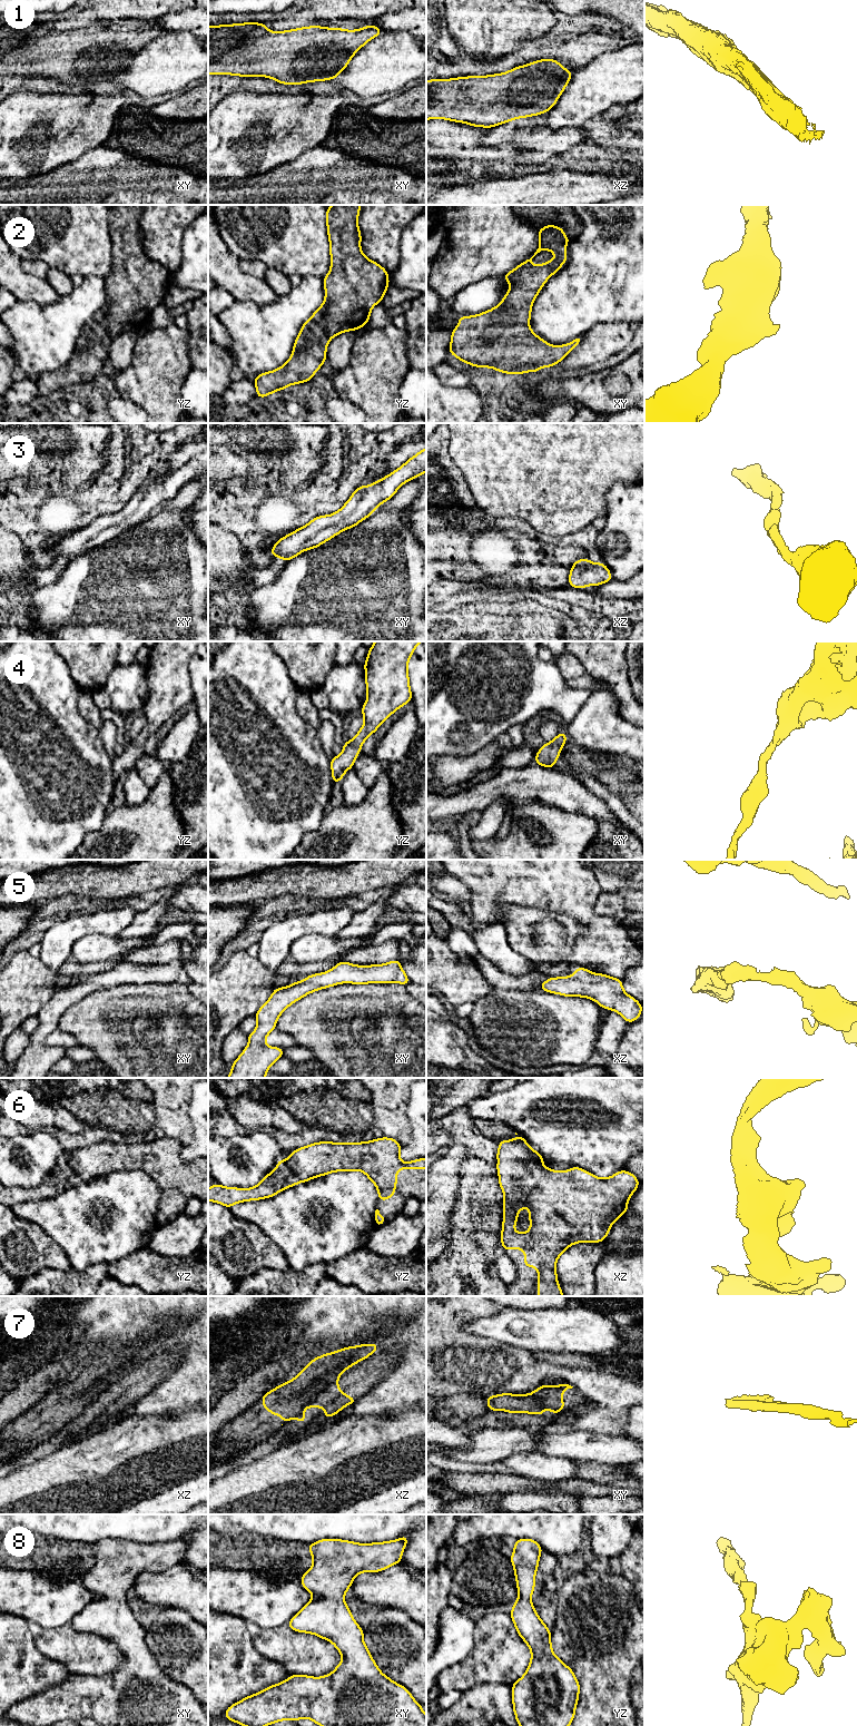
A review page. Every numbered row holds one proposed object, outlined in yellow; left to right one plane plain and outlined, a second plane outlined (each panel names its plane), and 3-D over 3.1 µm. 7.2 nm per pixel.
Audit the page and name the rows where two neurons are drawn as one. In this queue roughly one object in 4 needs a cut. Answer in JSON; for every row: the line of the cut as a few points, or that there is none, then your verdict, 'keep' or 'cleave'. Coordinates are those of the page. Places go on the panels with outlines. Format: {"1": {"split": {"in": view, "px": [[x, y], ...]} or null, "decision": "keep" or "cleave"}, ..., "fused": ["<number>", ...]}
{"1": {"split": null, "decision": "keep"}, "2": {"split": null, "decision": "keep"}, "3": {"split": null, "decision": "keep"}, "4": {"split": null, "decision": "keep"}, "5": {"split": null, "decision": "keep"}, "6": {"split": null, "decision": "keep"}, "7": {"split": {"in": "xz", "px": [[336, 1379], [316, 1393], [295, 1416]]}, "decision": "cleave"}, "8": {"split": null, "decision": "keep"}, "fused": ["7"]}

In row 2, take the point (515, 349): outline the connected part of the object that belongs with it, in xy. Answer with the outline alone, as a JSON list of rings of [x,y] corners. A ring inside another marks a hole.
[[[546,225],[539,231],[539,248],[534,255],[518,265],[502,277],[510,283],[509,292],[495,307],[472,316],[460,316],[459,325],[453,328],[449,352],[471,366],[491,367],[499,372],[518,375],[526,372],[539,372],[542,367],[556,365],[580,342],[575,339],[564,345],[551,345],[539,337],[529,326],[531,310],[539,292],[545,282],[567,262],[565,247],[569,239],[564,231],[555,225]],[[541,251],[552,251],[554,259],[534,266],[532,258]]]

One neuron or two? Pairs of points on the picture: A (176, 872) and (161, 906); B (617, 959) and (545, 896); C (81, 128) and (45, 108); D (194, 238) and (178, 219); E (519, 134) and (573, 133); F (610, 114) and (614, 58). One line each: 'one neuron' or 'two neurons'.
A: two neurons
B: one neuron
C: one neuron
D: two neurons
E: one neuron
F: two neurons

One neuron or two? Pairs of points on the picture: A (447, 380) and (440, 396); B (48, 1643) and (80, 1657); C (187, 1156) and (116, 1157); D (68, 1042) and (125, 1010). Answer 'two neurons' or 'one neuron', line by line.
A: two neurons
B: one neuron
C: two neurons
D: two neurons

